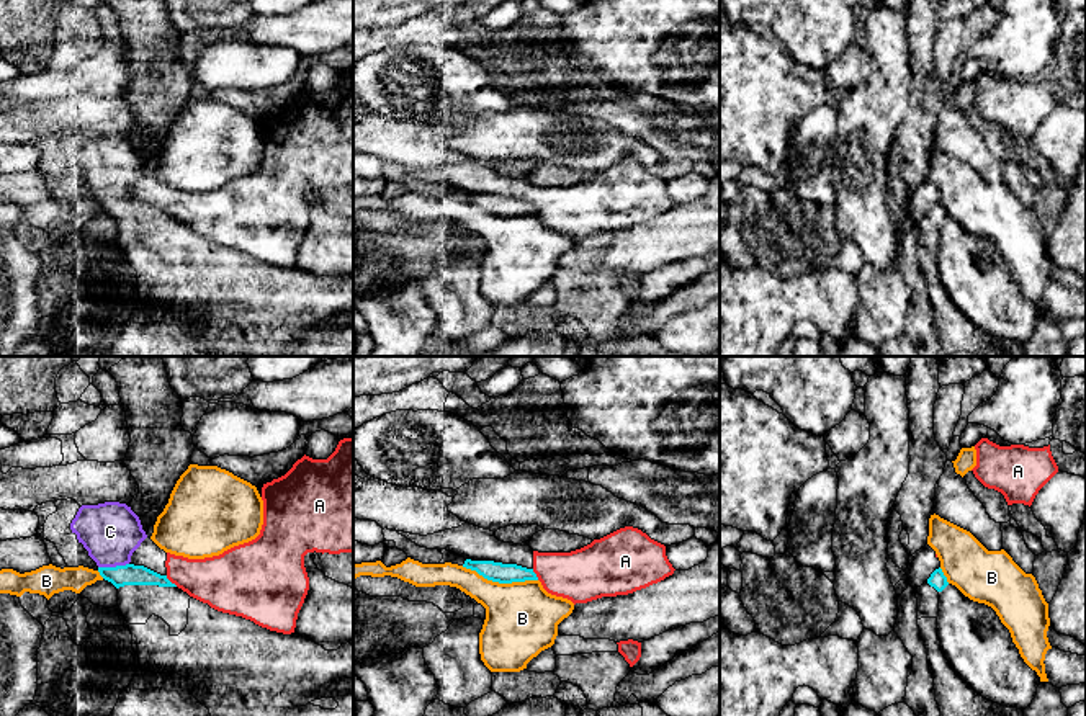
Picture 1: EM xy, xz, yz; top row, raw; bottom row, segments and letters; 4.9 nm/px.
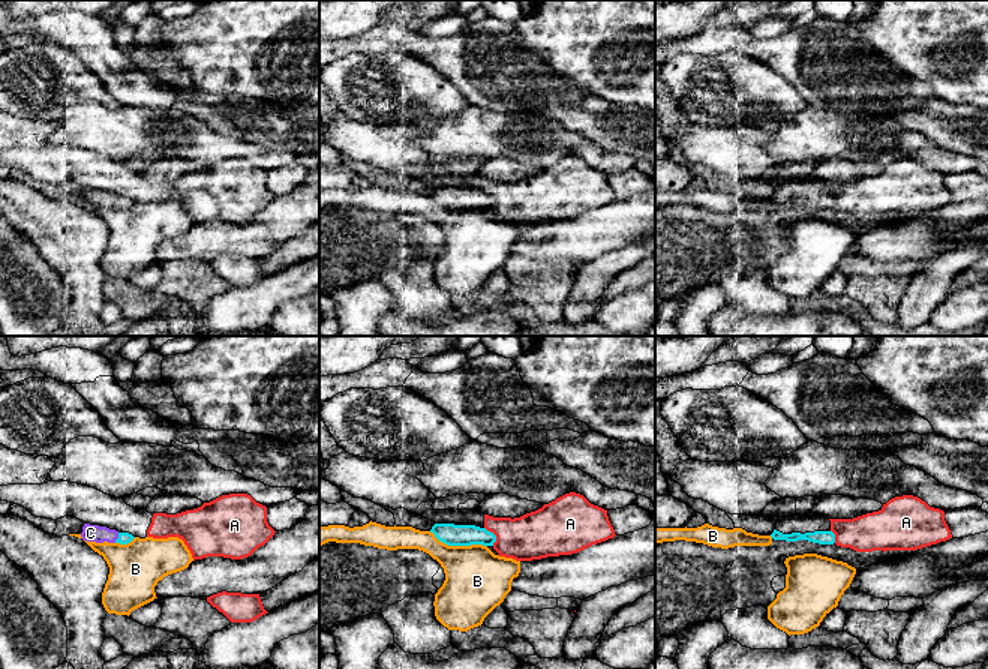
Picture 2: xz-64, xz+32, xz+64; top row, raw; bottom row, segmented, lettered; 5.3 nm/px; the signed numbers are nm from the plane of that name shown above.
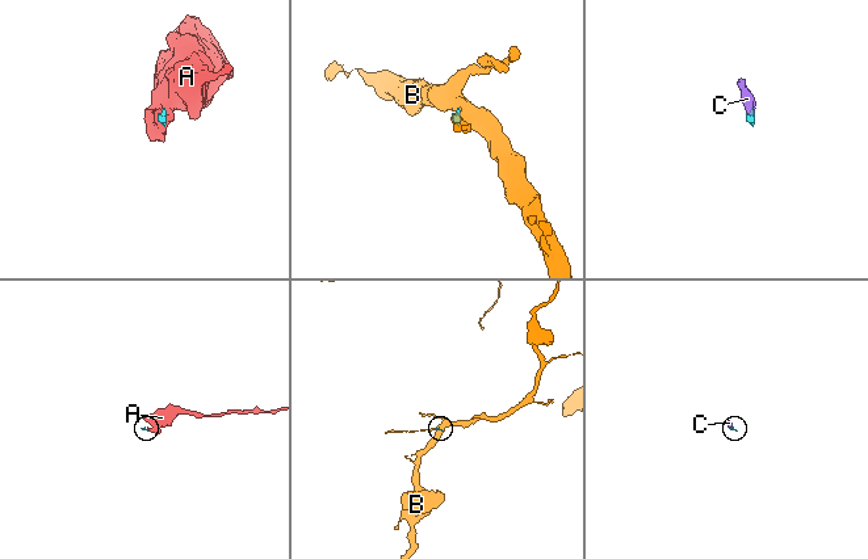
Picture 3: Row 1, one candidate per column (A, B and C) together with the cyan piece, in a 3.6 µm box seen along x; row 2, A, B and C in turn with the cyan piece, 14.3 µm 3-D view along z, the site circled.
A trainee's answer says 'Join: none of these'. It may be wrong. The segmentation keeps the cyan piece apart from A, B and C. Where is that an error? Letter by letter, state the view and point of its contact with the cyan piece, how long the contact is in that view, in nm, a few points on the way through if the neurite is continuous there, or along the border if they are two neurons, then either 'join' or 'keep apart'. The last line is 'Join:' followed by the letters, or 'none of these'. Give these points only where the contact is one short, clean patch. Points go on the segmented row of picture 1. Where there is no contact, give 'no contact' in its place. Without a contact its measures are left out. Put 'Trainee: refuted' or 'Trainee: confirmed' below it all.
A: xy (170, 582) | 80 nm | along xy (166, 576), (177, 586) | keep apart
B: xz (499, 582) | 380 nm | along xz (462, 566), (499, 582), (537, 581) | keep apart
C: xy (113, 568) | 150 nm | across xy (130, 574), (113, 568), (110, 532) | join
Join: C
Trainee: refuted

